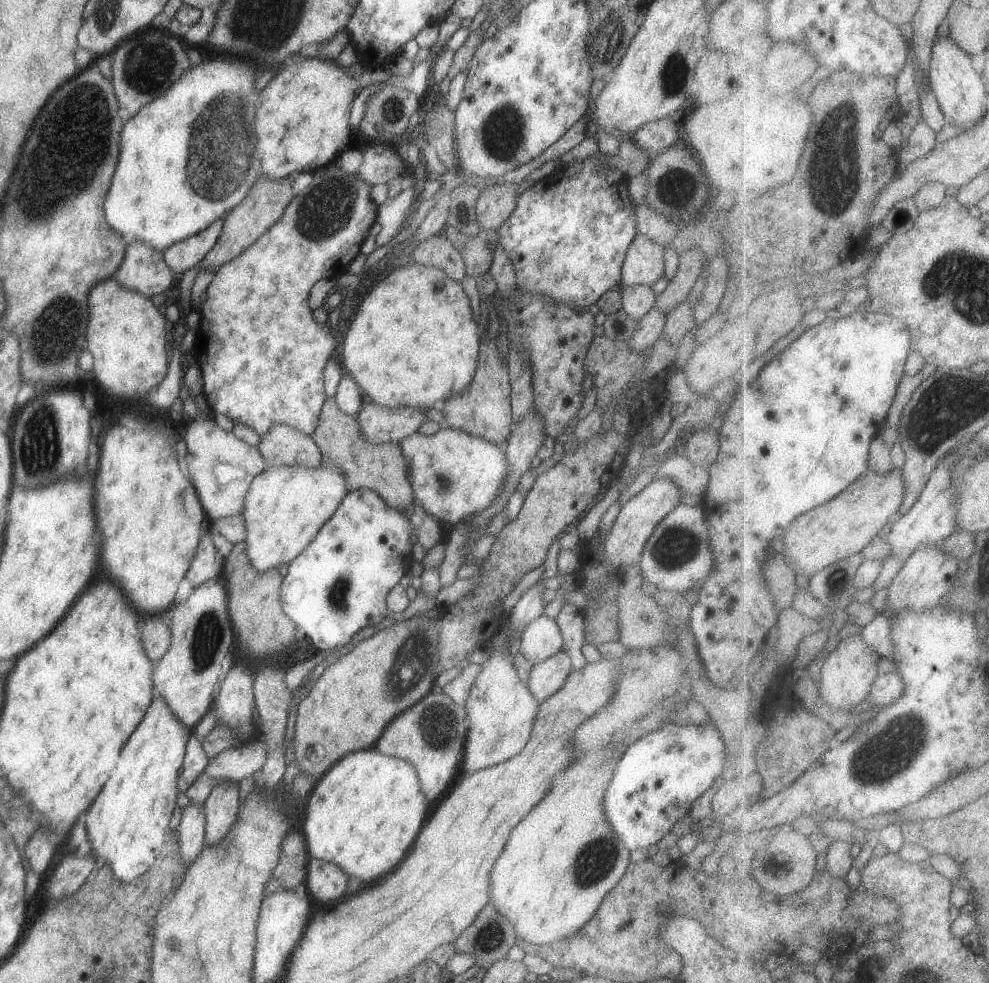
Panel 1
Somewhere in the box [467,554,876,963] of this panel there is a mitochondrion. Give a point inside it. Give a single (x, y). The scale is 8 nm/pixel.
(593, 864)

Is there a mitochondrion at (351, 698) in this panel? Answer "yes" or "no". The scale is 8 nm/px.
no

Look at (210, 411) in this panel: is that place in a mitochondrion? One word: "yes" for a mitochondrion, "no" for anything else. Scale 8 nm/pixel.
no

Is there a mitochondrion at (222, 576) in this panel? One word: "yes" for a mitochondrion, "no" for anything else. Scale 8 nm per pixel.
no

